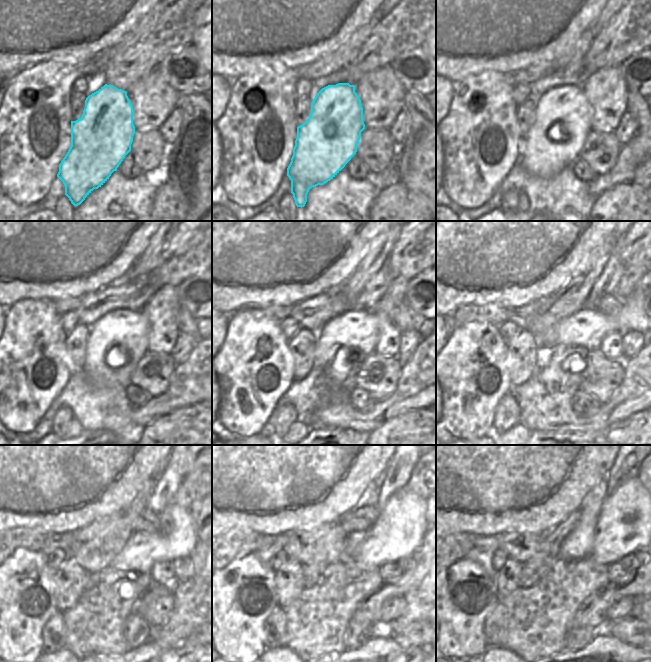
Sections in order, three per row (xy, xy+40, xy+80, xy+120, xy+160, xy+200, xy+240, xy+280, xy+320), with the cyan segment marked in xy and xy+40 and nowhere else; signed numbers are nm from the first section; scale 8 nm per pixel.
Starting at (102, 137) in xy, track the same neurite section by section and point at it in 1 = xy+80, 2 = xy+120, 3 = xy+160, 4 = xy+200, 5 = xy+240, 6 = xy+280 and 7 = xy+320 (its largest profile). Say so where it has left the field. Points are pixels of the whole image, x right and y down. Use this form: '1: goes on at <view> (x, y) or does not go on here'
1: goes on at xy+80 (565, 107)
2: goes on at xy+120 (128, 330)
3: goes on at xy+160 (358, 331)
4: goes on at xy+200 (586, 328)
5: goes on at xy+240 (143, 550)
6: goes on at xy+280 (402, 518)
7: goes on at xy+320 (628, 513)

